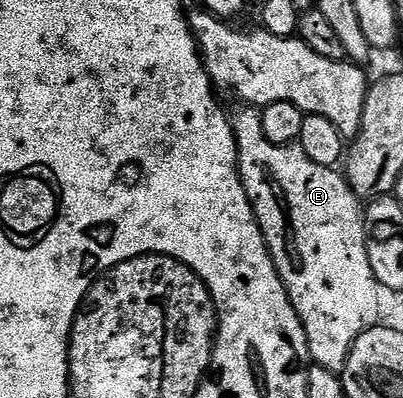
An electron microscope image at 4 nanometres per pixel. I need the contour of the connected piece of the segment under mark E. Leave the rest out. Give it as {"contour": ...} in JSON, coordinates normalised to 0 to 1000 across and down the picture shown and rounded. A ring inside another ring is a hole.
{"contour":[[[630,269],[598,271],[576,284],[576,312],[605,480],[625,510],[685,681],[725,751],[725,771],[734,771],[734,791],[744,791],[749,804],[769,874],[767,905],[794,922],[814,922],[814,932],[846,940],[859,925],[868,874],[903,832],[940,814],[938,784],[948,776],[948,756],[938,749],[943,719],[923,691],[923,661],[913,661],[901,508],[836,422],[816,425],[794,420],[794,410],[774,410],[774,399],[754,389],[747,364],[665,359],[648,281]]]}

